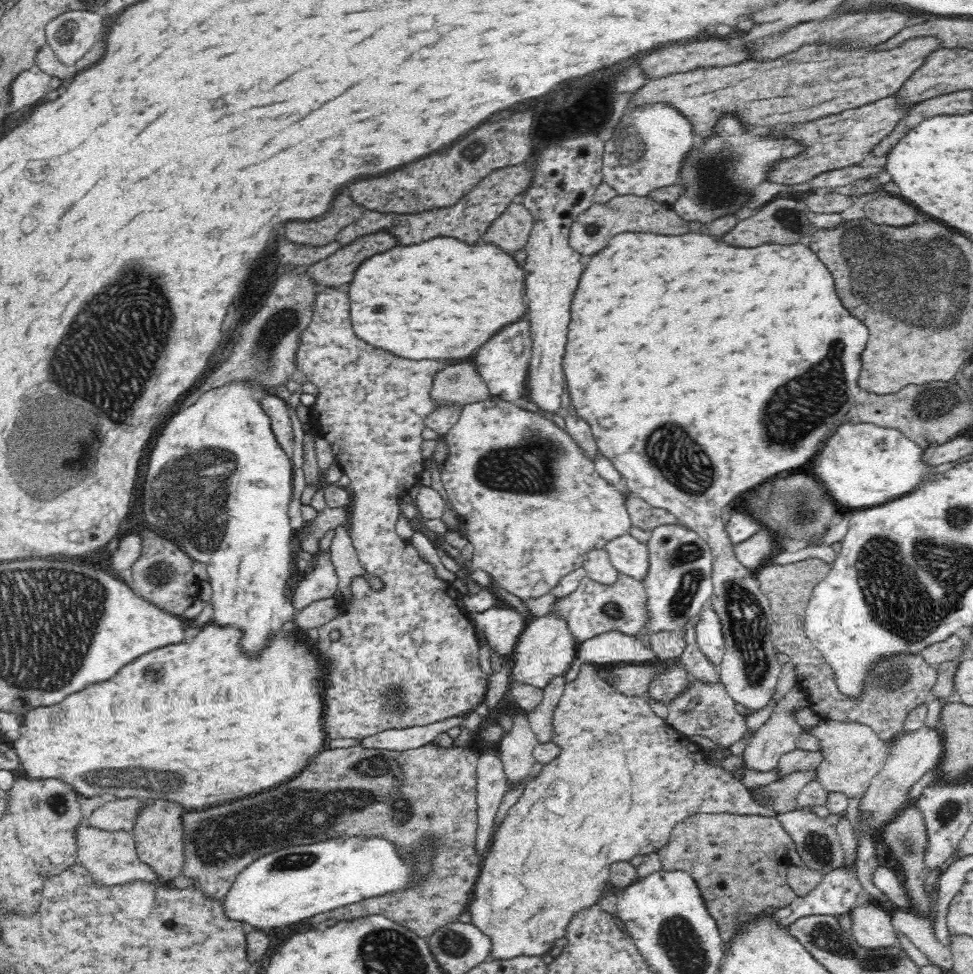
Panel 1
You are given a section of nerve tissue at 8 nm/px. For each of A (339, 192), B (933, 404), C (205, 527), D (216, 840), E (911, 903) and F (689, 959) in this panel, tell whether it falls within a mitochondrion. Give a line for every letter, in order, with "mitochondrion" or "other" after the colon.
A: other
B: mitochondrion
C: mitochondrion
D: mitochondrion
E: other
F: mitochondrion

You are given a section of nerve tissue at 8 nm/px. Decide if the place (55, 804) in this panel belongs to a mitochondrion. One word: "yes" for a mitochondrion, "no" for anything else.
yes

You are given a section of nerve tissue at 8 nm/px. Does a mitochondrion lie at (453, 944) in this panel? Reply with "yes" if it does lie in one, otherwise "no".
yes

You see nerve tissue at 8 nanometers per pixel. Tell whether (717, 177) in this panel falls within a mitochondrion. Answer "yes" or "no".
yes

